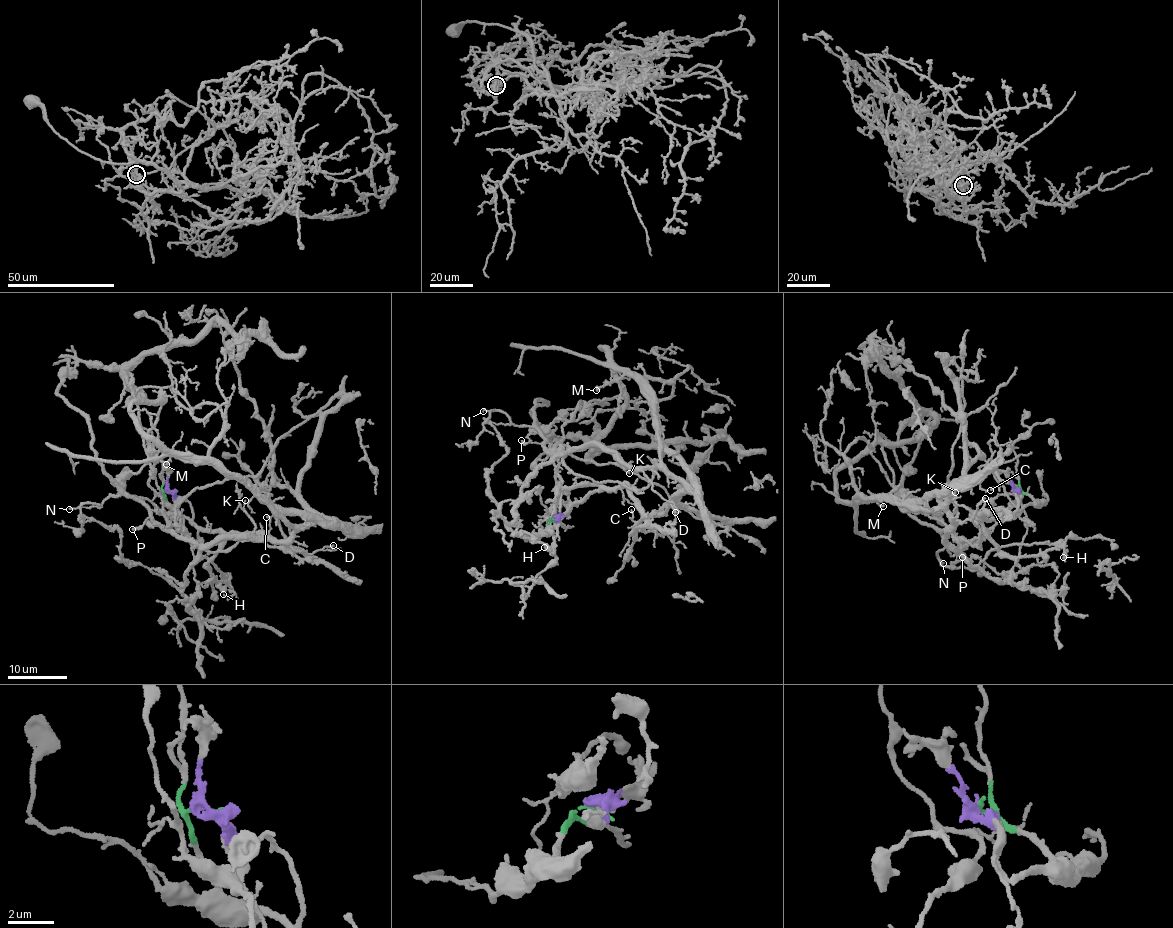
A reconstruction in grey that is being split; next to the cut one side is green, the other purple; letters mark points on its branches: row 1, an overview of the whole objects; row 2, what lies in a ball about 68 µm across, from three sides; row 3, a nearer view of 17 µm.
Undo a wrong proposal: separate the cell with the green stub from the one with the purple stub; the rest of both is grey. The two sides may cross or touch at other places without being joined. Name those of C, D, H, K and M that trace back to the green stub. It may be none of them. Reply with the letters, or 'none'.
C, H

